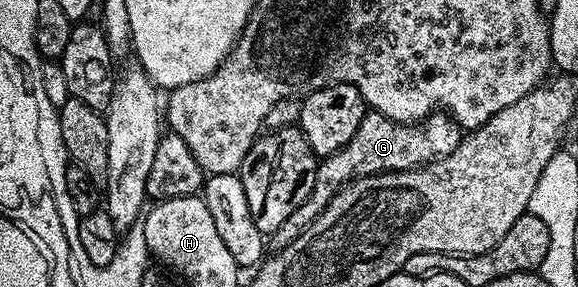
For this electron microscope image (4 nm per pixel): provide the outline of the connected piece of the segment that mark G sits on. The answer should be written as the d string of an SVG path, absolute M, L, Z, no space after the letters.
M374 111L364 113L361 127L357 127L353 139L349 139L349 143L345 143L345 147L341 147L333 155L319 161L313 179L313 191L305 199L305 203L301 203L301 207L297 207L297 211L293 211L293 215L289 215L285 223L281 223L277 231L269 234L270 248L278 251L289 247L289 243L293 243L297 235L306 231L318 219L321 211L325 211L328 203L341 192L343 186L351 181L378 173L418 169L420 165L428 165L430 161L439 161L445 155L457 151L464 136L464 130L460 129L459 124L442 111L436 111L414 125L403 125L400 121L394 121Z

